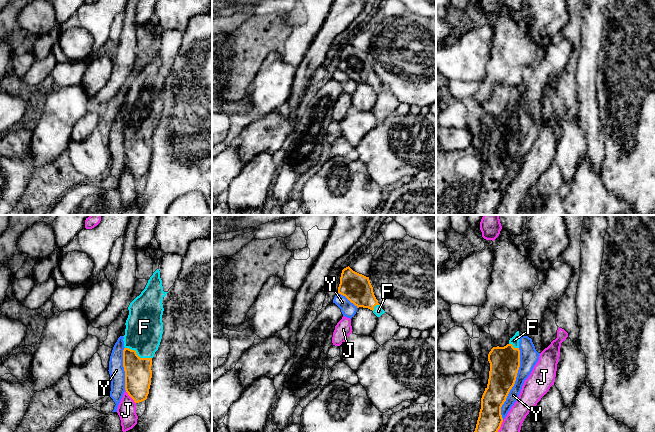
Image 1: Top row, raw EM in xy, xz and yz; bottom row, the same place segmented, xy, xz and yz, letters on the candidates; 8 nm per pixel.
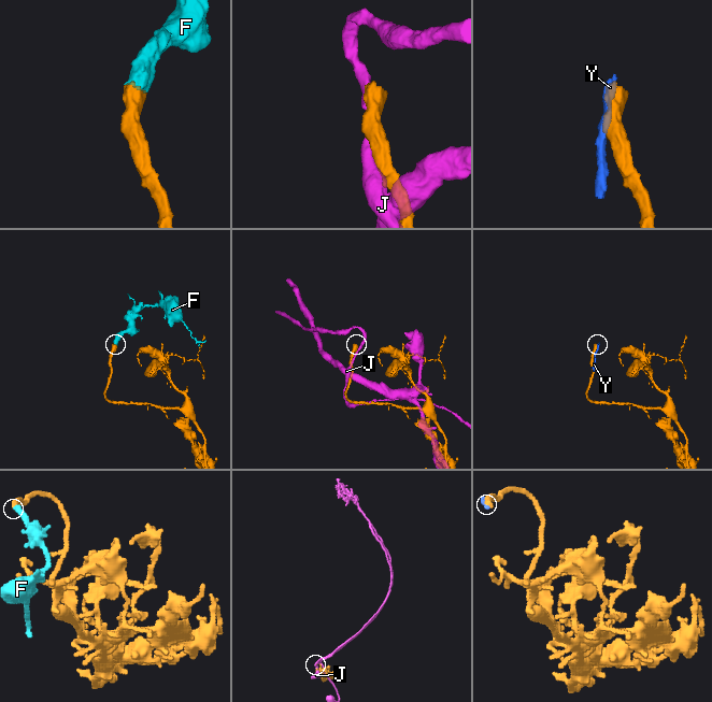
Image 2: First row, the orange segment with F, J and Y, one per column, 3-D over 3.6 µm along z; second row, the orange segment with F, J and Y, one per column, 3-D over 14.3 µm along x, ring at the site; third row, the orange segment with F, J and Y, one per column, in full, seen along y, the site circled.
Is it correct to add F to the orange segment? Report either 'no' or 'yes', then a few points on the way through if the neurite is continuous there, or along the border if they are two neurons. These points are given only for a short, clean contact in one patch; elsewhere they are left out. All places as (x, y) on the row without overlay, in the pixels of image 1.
yes | across xy (138, 149), (137, 131), (144, 103)

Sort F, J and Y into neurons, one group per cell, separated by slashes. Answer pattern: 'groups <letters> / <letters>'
groups F / J / Y

